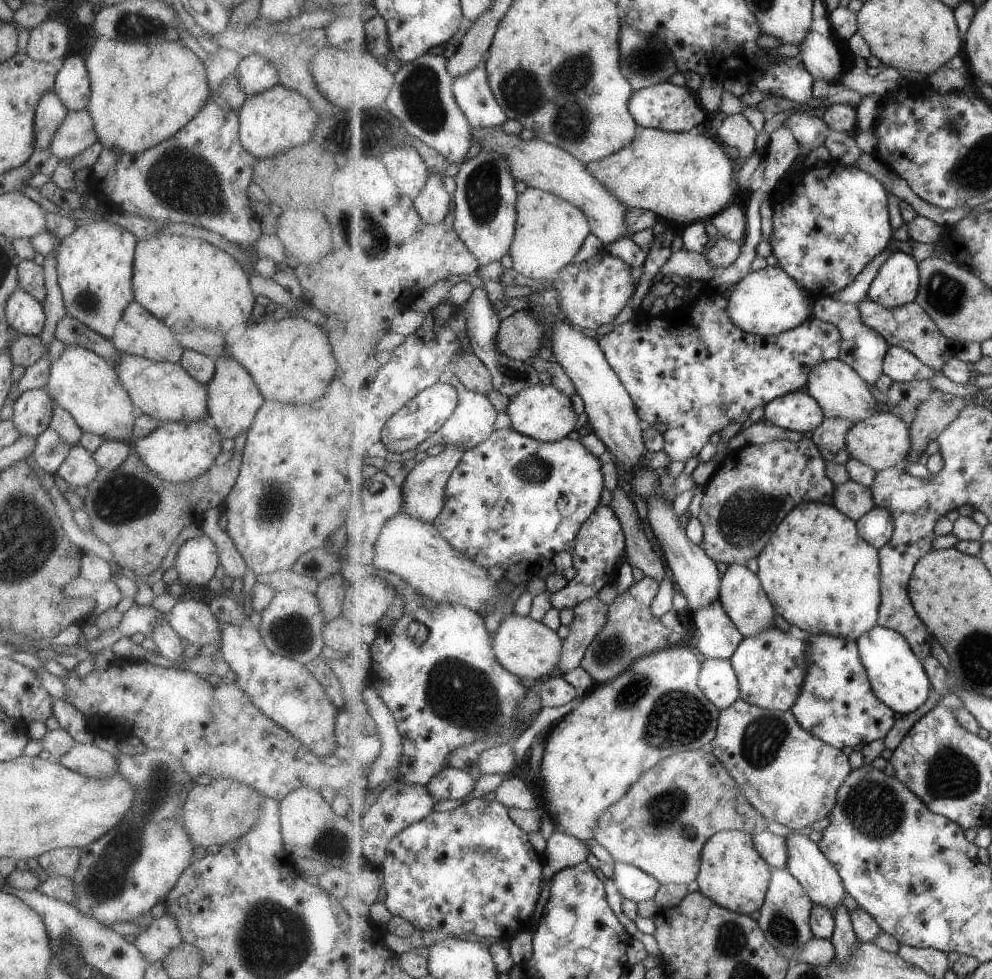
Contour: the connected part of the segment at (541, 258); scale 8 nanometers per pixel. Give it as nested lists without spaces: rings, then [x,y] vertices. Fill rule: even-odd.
[[[527,186],[519,193],[516,211],[518,226],[509,255],[513,268],[532,279],[545,282],[555,278],[563,267],[573,261],[592,233],[590,220],[579,207],[543,189]]]

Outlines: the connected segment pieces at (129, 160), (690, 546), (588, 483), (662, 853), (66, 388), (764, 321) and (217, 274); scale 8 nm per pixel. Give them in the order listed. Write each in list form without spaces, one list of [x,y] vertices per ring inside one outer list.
[[[206,102],[200,109],[199,112],[185,125],[182,129],[179,129],[171,138],[160,142],[157,146],[152,146],[143,152],[120,153],[119,151],[114,151],[113,149],[103,148],[100,152],[96,162],[90,168],[90,171],[95,174],[95,178],[99,180],[99,186],[101,186],[101,194],[107,202],[111,202],[113,206],[116,206],[117,211],[129,212],[129,214],[134,214],[139,218],[146,220],[152,220],[157,222],[157,224],[167,224],[167,223],[185,223],[188,225],[193,225],[196,227],[201,227],[202,229],[207,229],[212,233],[218,234],[223,237],[227,242],[232,242],[233,245],[237,246],[241,253],[244,253],[248,257],[248,262],[255,264],[256,258],[255,253],[251,253],[251,247],[255,244],[255,241],[262,236],[261,226],[259,225],[259,217],[249,209],[249,198],[247,197],[247,192],[245,188],[249,182],[253,180],[253,167],[256,163],[256,158],[247,152],[241,146],[238,139],[238,115],[234,110],[222,110],[217,104],[213,102]]]
[[[649,470],[639,471],[631,480],[635,486],[635,492],[648,505],[647,519],[661,546],[661,553],[666,566],[670,572],[675,589],[683,591],[689,599],[689,613],[695,612],[700,606],[709,604],[720,598],[720,586],[722,585],[721,572],[717,568],[714,559],[707,554],[703,545],[695,544],[687,534],[685,528],[681,527],[679,516],[675,514],[673,505],[661,497],[657,497],[660,476],[658,472]]]
[[[512,426],[503,427],[502,429],[497,429],[485,442],[482,442],[481,445],[477,445],[474,449],[469,449],[464,452],[462,461],[457,465],[457,468],[451,475],[450,481],[447,483],[446,506],[433,524],[458,551],[463,551],[463,554],[466,554],[472,562],[477,561],[481,566],[491,568],[491,566],[497,566],[498,564],[506,571],[509,566],[525,561],[534,568],[534,566],[541,564],[543,559],[549,559],[551,561],[551,558],[553,558],[557,552],[573,552],[579,530],[582,529],[584,522],[598,509],[598,506],[601,505],[601,494],[603,494],[603,490],[605,490],[605,486],[603,486],[603,470],[601,470],[601,468],[603,468],[601,458],[595,456],[595,454],[591,454],[591,452],[581,444],[579,439],[574,440],[567,437],[562,441],[552,443],[541,442],[536,438],[523,434]]]
[[[695,749],[667,757],[655,770],[631,788],[631,794],[617,805],[610,806],[600,817],[594,842],[603,846],[615,861],[638,866],[652,874],[661,884],[691,884],[702,869],[702,852],[707,841],[721,831],[745,831],[756,835],[767,831],[768,820],[750,803],[743,789],[727,767],[713,754]]]
[[[65,347],[59,359],[50,364],[45,391],[55,404],[66,410],[82,432],[91,432],[105,439],[131,441],[136,409],[118,379],[114,367],[94,352],[81,347]]]
[[[780,265],[769,266],[750,272],[744,276],[735,288],[731,289],[728,301],[728,313],[744,332],[764,337],[772,337],[794,329],[809,321],[816,302],[814,296],[802,284],[793,278]]]
[[[175,235],[138,239],[131,282],[134,301],[163,322],[183,348],[212,359],[223,355],[229,328],[251,317],[254,297],[247,272],[230,254],[199,239]]]

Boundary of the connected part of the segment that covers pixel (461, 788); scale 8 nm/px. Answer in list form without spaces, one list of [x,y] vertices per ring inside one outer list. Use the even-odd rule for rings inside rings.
[[[447,767],[429,781],[427,788],[437,801],[457,798],[463,800],[471,794],[478,780],[466,770]]]

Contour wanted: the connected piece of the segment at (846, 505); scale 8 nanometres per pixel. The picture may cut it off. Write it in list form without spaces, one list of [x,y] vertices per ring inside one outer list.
[[[851,480],[837,486],[834,505],[857,523],[876,507],[876,502],[870,488]]]

